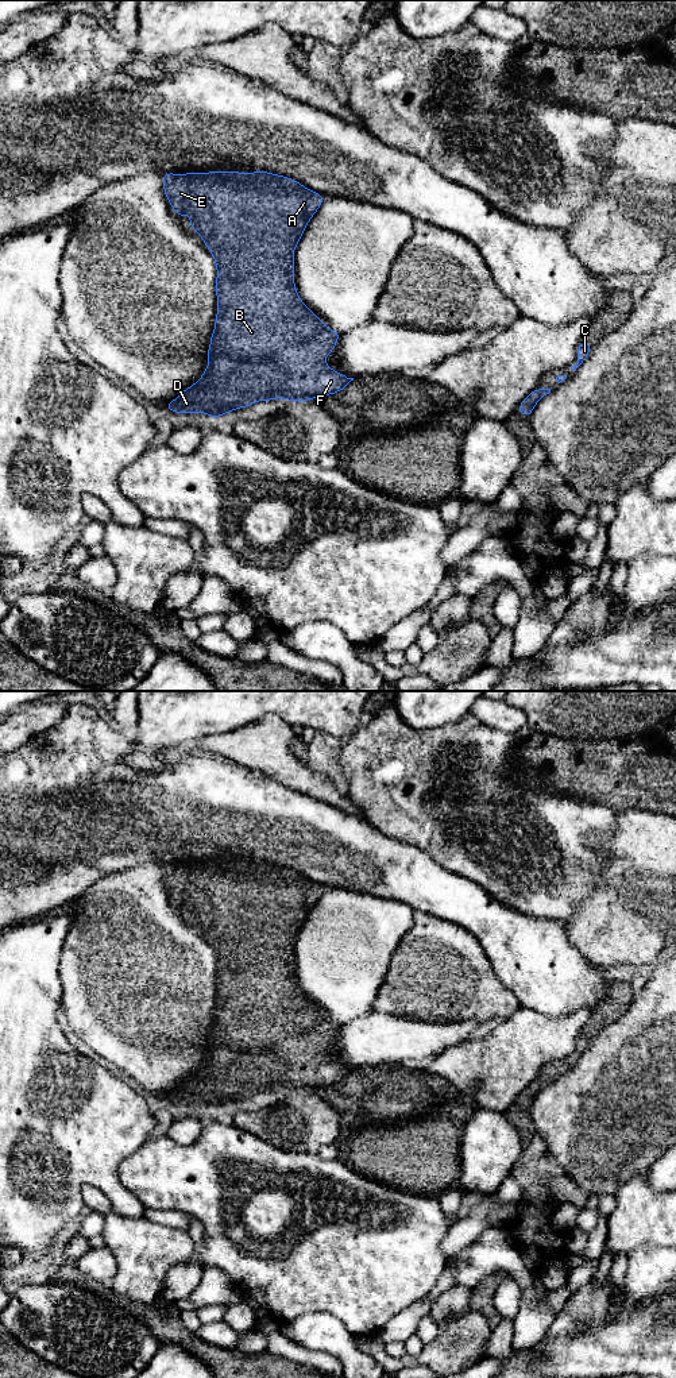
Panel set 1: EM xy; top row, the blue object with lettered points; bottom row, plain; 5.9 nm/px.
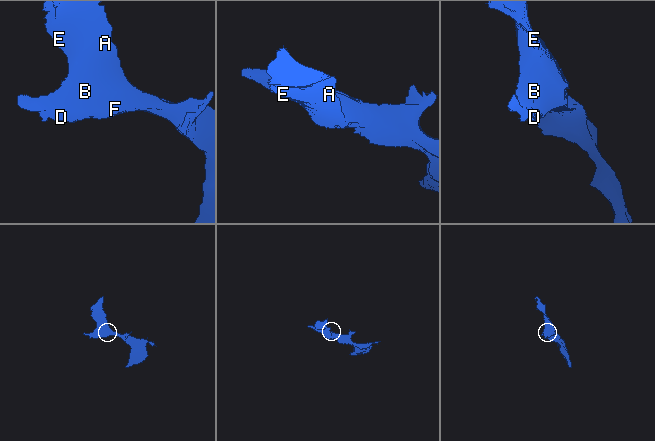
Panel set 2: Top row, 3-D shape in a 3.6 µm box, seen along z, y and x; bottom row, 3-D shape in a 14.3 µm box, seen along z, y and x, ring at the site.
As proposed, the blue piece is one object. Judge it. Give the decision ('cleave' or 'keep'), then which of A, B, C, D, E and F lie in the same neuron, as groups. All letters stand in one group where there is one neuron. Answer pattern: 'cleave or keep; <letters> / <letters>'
keep; A B C D E F

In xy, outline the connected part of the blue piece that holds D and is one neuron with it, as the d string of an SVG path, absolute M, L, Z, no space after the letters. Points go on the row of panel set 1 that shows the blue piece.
M258 170L166 173L162 175L163 192L174 212L190 216L189 225L201 236L215 258L217 278L217 314L208 348L208 367L201 378L185 389L166 409L174 413L205 413L212 418L258 401L285 398L310 401L321 395L337 394L354 378L331 368L324 358L331 355L340 332L325 327L300 298L294 283L293 252L324 196L305 188L293 178Z

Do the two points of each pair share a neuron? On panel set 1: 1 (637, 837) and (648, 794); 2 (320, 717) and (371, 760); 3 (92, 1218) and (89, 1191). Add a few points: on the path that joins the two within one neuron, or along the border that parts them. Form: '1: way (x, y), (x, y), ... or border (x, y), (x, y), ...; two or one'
1: border (661, 811), (624, 809), (617, 813); two
2: border (359, 728), (338, 742); two
3: border (91, 1209), (104, 1216); two

